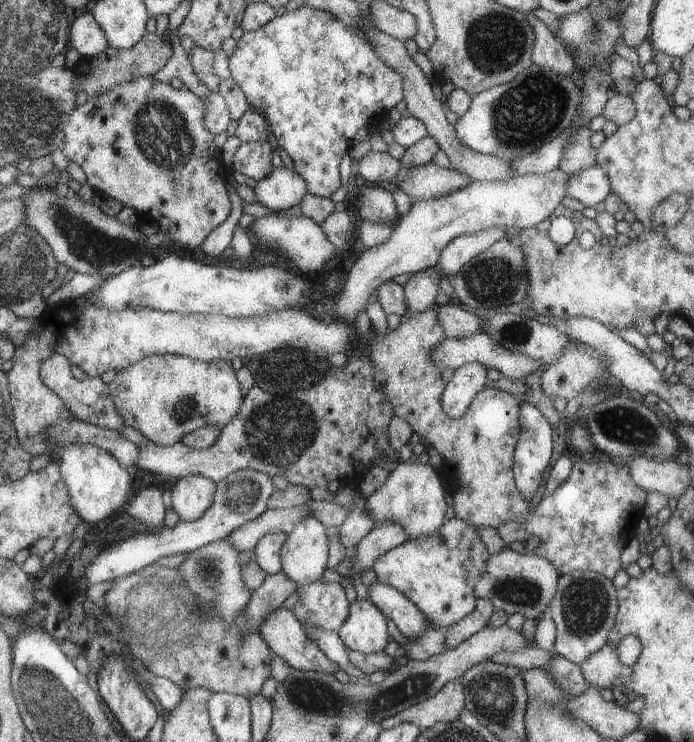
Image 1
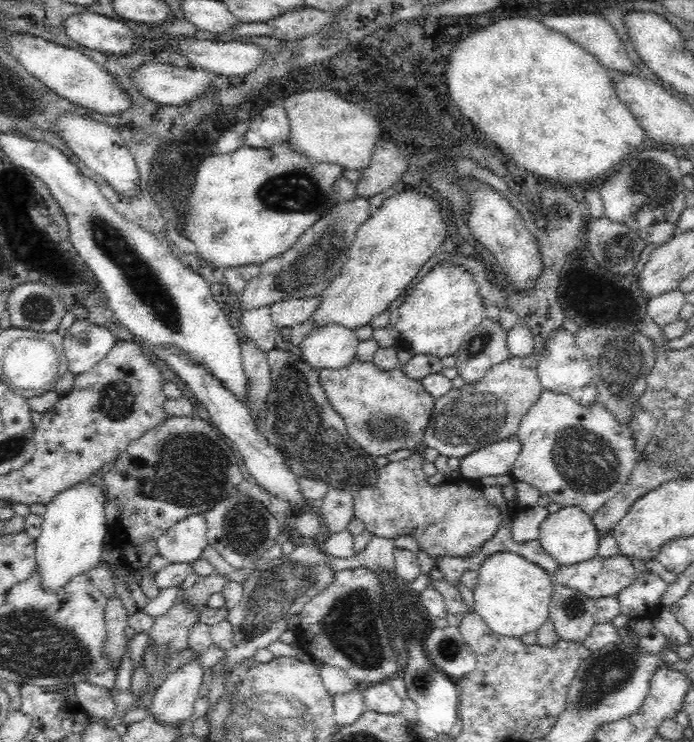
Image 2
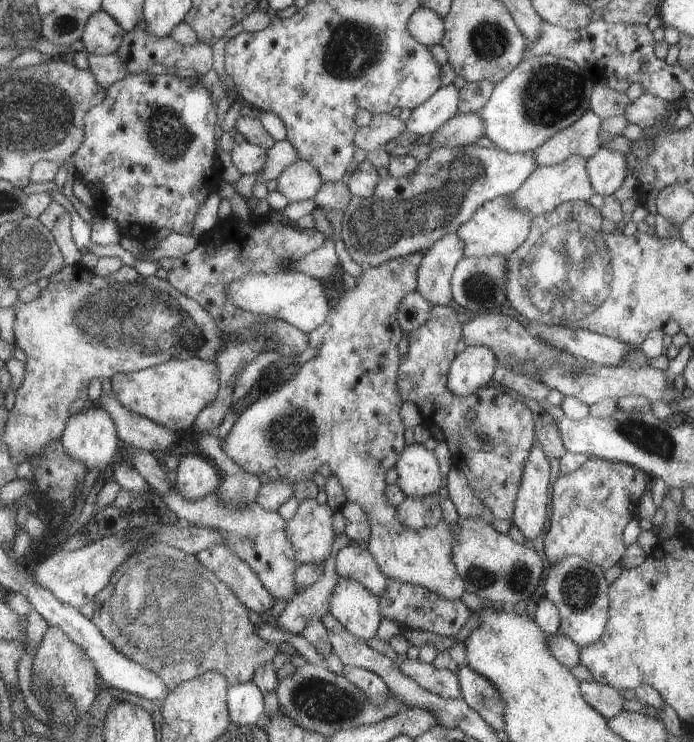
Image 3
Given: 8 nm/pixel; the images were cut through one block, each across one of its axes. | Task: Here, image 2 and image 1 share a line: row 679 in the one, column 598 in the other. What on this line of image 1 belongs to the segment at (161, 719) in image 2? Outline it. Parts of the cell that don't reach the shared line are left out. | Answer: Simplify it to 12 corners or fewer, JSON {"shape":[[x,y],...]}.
{"shape":[[597,164],[571,175],[566,195],[583,207],[602,201],[610,190]]}

